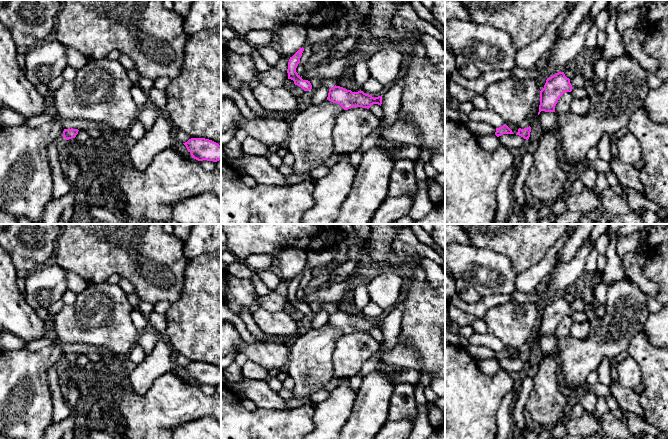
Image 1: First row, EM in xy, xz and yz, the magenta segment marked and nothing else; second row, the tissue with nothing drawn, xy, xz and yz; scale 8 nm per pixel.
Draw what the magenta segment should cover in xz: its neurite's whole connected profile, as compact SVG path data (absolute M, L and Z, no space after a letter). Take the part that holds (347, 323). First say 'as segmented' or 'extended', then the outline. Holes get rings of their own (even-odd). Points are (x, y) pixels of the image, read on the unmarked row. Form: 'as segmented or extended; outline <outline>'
as segmented; outline M334 310L329 313L327 324L339 328L344 334L353 331L362 331L369 333L373 328L382 328L382 320L372 321L363 315L352 316L340 310Z

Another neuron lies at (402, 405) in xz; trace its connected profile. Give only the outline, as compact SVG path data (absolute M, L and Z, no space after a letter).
M410 383L396 384L389 401L389 420L410 419L415 421L416 416L415 386Z

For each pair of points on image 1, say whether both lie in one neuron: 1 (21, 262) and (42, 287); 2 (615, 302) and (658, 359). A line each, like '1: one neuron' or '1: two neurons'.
1: two neurons
2: two neurons

